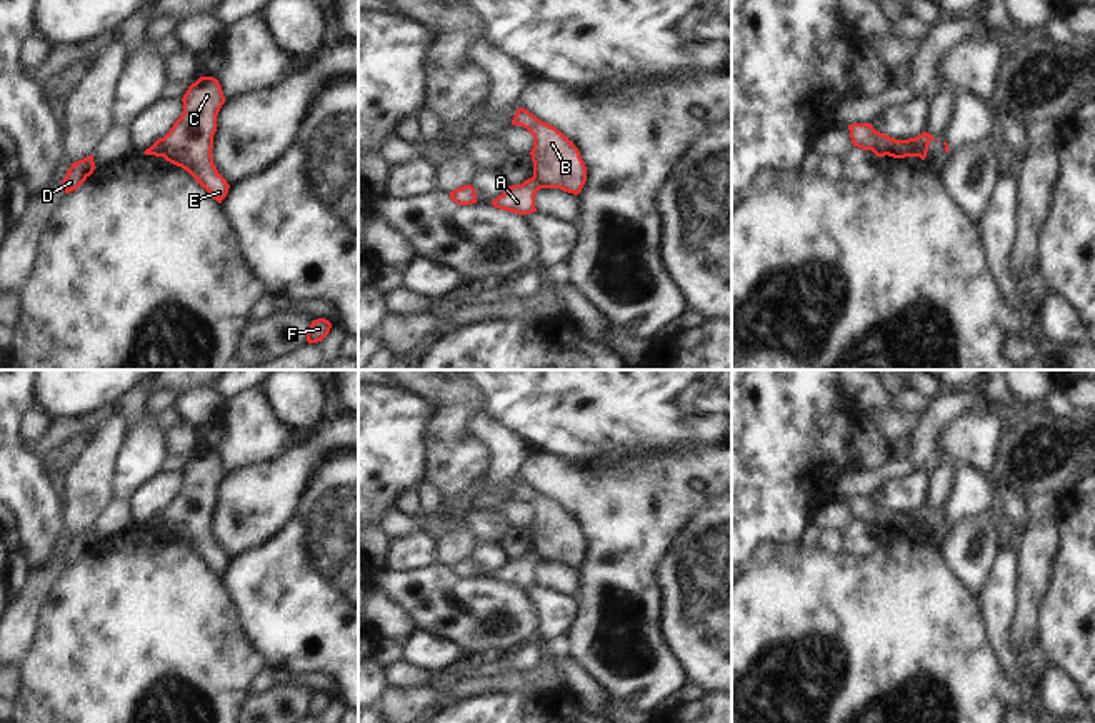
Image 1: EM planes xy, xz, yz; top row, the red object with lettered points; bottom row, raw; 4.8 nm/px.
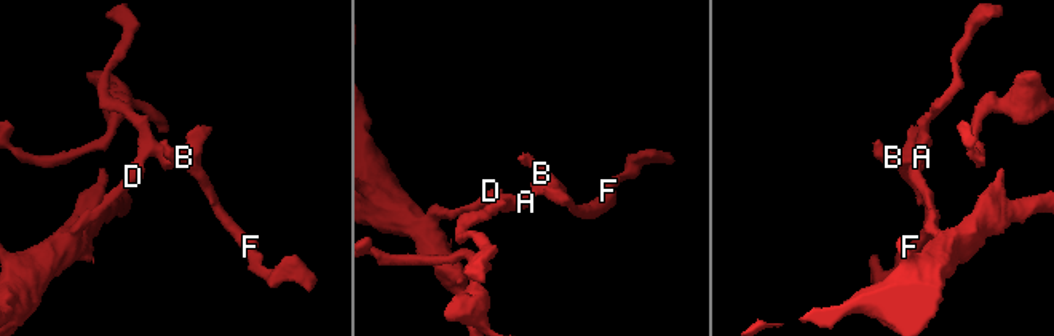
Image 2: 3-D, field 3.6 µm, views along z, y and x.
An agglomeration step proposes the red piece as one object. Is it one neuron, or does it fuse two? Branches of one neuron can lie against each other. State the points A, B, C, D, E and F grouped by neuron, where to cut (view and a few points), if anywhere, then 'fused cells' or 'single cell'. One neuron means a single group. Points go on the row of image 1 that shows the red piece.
groups A D / B C E F; cut xy (164, 139), (160, 155); fused cells

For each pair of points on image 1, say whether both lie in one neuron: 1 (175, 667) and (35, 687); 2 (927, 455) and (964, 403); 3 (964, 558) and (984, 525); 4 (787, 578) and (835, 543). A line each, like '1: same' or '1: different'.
1: same
2: same
3: same
4: different

